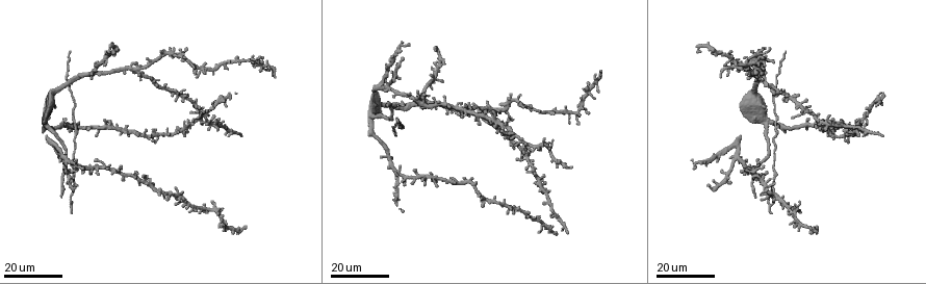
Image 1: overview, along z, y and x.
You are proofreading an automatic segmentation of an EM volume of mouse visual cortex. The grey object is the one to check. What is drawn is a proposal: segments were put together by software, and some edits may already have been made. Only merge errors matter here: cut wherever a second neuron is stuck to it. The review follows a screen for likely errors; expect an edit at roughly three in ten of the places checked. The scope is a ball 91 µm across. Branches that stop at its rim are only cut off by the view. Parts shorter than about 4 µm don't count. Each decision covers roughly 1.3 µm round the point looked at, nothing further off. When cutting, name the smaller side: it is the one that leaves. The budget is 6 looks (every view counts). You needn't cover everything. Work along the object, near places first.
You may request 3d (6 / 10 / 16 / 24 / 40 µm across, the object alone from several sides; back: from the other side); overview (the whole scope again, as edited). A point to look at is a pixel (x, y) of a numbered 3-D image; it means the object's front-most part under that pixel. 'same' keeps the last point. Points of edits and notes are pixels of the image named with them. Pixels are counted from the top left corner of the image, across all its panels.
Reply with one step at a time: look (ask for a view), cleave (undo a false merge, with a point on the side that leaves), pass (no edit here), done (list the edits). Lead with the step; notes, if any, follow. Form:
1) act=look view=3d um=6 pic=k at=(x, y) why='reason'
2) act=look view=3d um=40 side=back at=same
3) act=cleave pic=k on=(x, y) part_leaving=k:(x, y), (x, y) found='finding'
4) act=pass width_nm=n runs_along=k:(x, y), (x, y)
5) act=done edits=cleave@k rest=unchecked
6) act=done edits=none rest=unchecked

act=look view=3d um=24 pic=1 at=(540, 225) why='four-way junction'

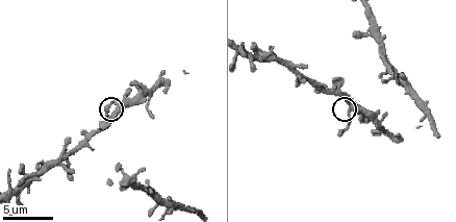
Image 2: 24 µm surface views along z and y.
act=look view=3d um=10 pic=2 at=(118, 102)

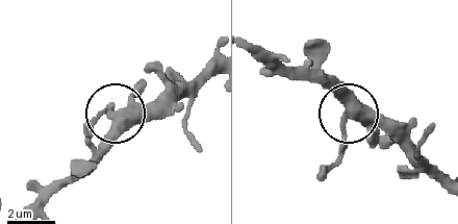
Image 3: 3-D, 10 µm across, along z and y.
act=pass width_nm=390 found='one neuron here'

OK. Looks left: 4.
act=look view=3d um=16 pic=1 at=(392, 105) why='two arms in line, one across'

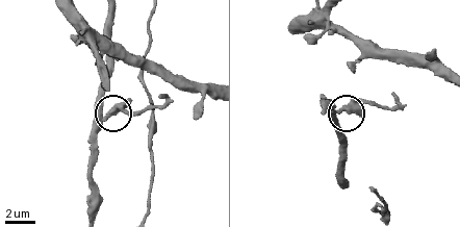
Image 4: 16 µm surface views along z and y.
act=look view=3d um=6 pic=4 at=(110, 113)

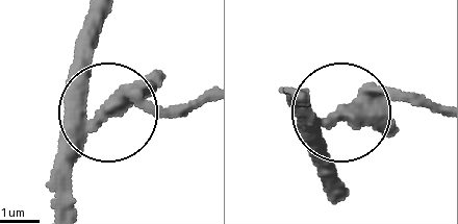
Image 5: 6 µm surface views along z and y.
act=look view=3d um=6 side=back pic=5 at=(341, 115)

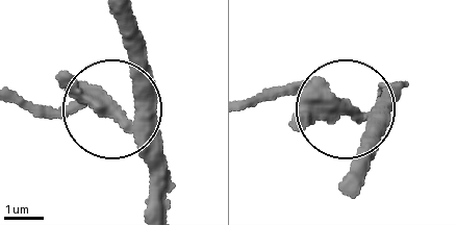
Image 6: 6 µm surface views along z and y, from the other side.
act=cleave pic=6 on=(80, 97) width_nm=330 part_leaving=6:(129, 129), (82, 105), (13, 102) found='two neurons meet here'

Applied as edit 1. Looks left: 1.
act=done edits=cleave@6 rest=unchecked

